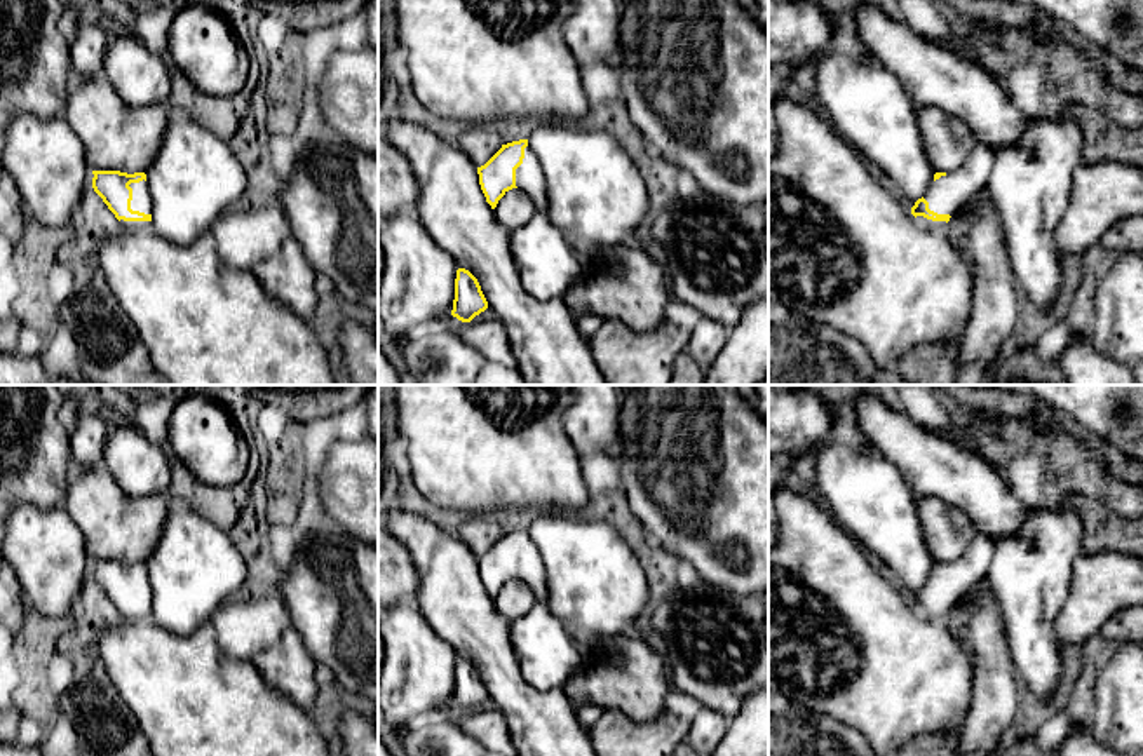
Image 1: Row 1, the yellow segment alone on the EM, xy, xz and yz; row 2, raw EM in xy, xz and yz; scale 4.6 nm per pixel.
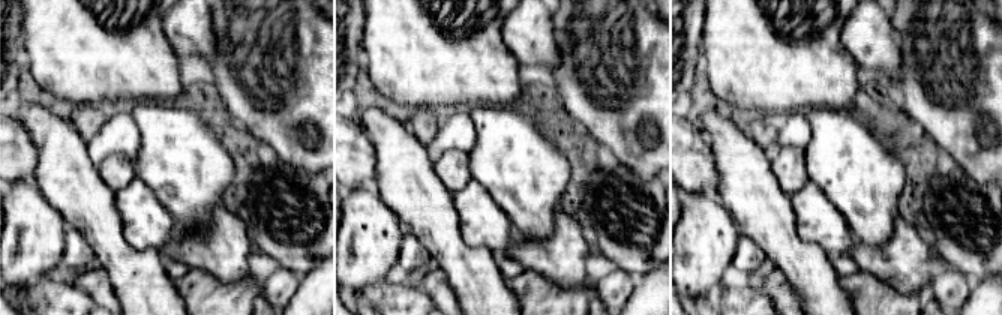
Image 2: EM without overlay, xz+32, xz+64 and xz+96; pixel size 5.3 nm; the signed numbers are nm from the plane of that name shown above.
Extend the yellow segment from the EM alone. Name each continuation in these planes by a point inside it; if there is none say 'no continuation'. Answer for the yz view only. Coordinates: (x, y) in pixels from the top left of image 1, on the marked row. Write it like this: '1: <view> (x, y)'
1: yz (945, 195)

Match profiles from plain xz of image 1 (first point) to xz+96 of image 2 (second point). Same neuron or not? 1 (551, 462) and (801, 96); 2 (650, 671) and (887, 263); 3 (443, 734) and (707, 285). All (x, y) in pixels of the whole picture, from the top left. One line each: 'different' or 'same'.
1: same
2: same
3: different

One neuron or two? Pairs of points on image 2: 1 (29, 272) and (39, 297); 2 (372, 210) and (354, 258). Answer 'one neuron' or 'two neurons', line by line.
1: two neurons
2: one neuron

